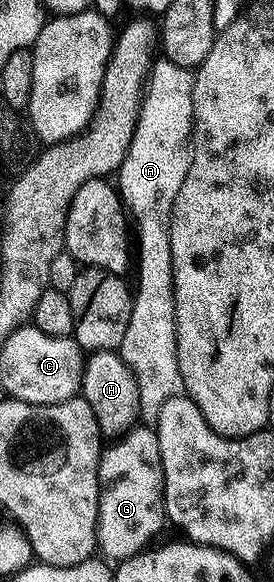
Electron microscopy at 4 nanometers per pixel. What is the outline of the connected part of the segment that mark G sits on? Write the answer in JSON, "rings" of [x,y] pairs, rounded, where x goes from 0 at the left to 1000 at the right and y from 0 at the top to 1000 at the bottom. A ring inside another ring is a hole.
{"rings":[[[489,730],[474,734],[442,751],[420,753],[416,761],[383,770],[372,778],[372,790],[358,801],[358,820],[376,832],[398,833],[416,830],[405,837],[391,835],[365,852],[358,866],[358,909],[365,914],[365,940],[380,948],[387,945],[383,959],[401,964],[442,964],[449,960],[474,960],[489,954],[507,954],[515,947],[536,945],[566,931],[562,924],[591,912],[591,904],[609,904],[613,893],[606,890],[606,856],[599,854],[599,806],[584,792],[584,765],[577,763],[577,744],[558,732],[547,730]]]}

